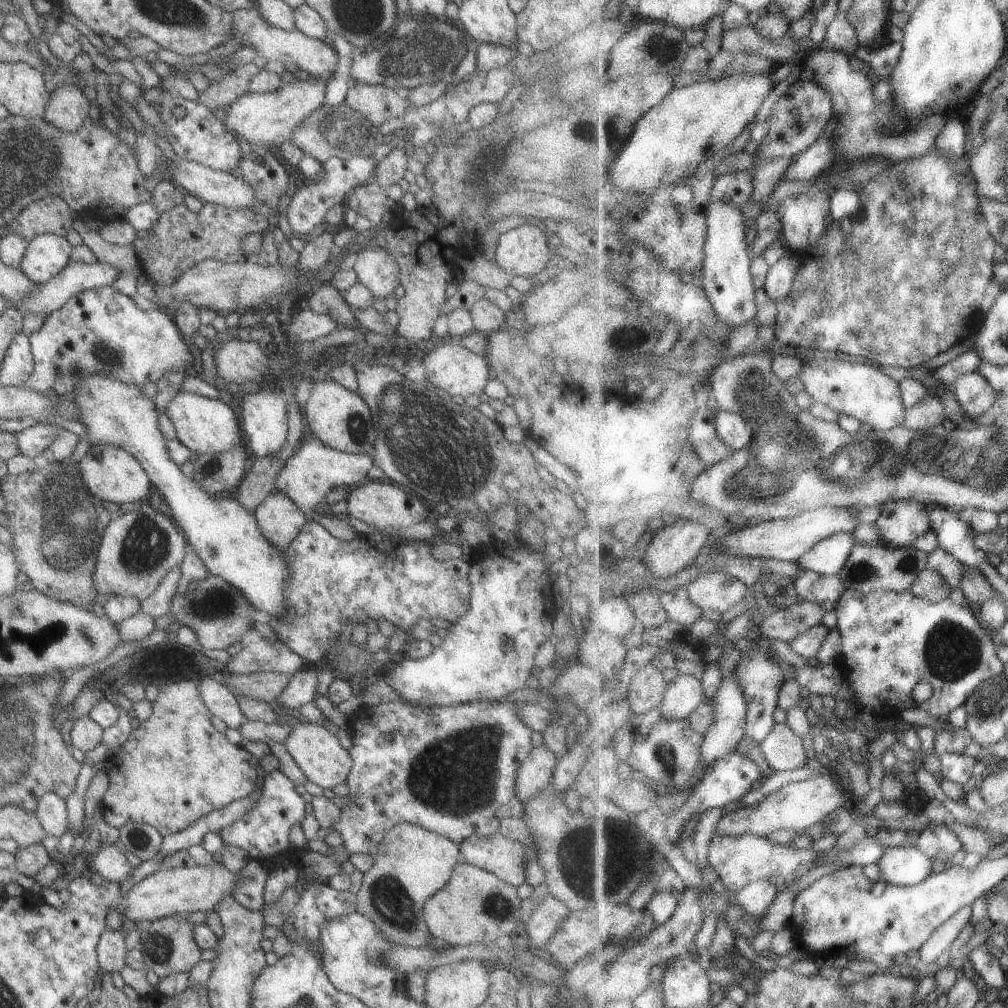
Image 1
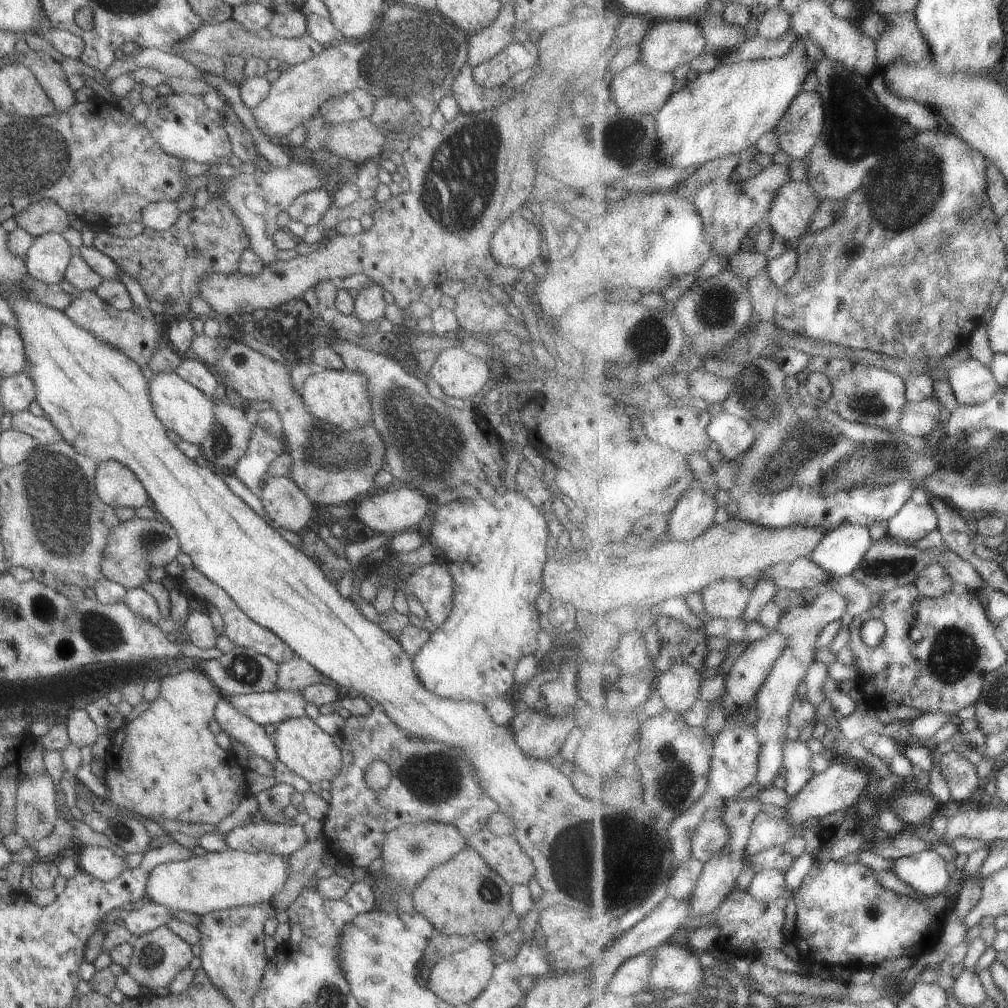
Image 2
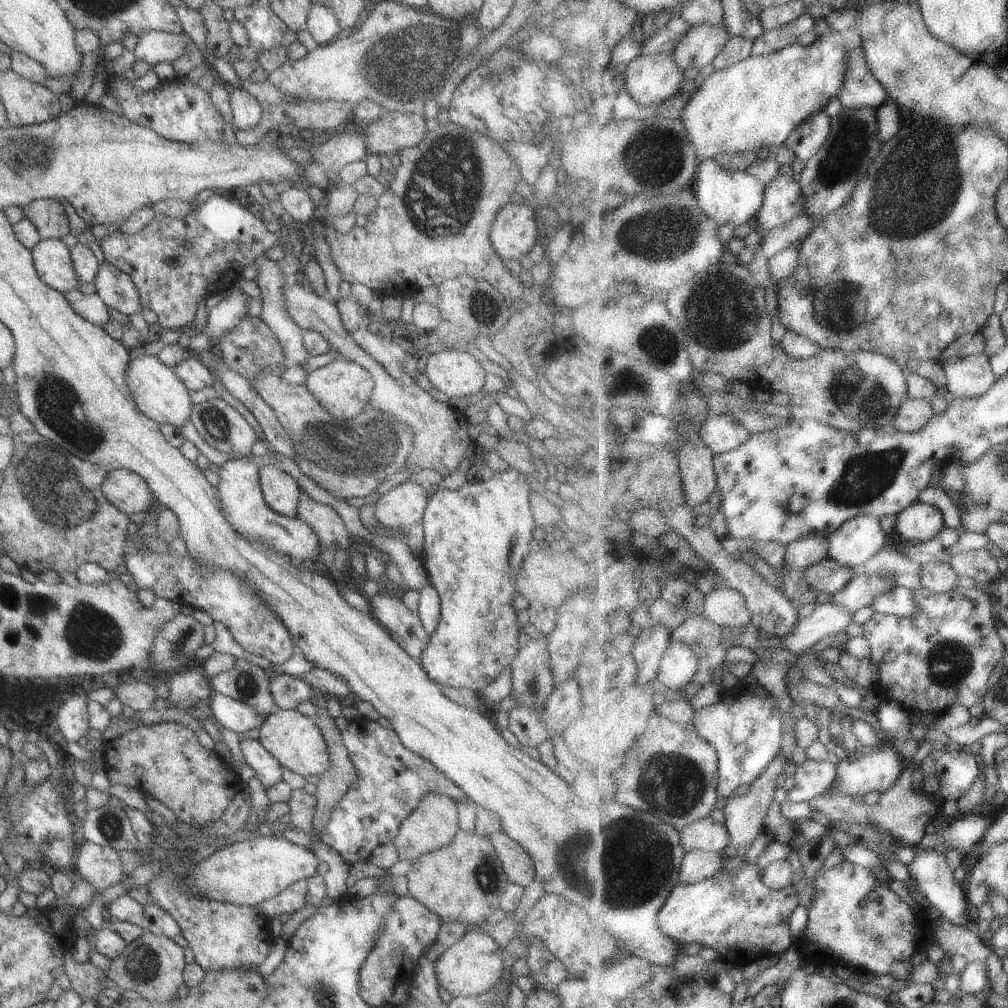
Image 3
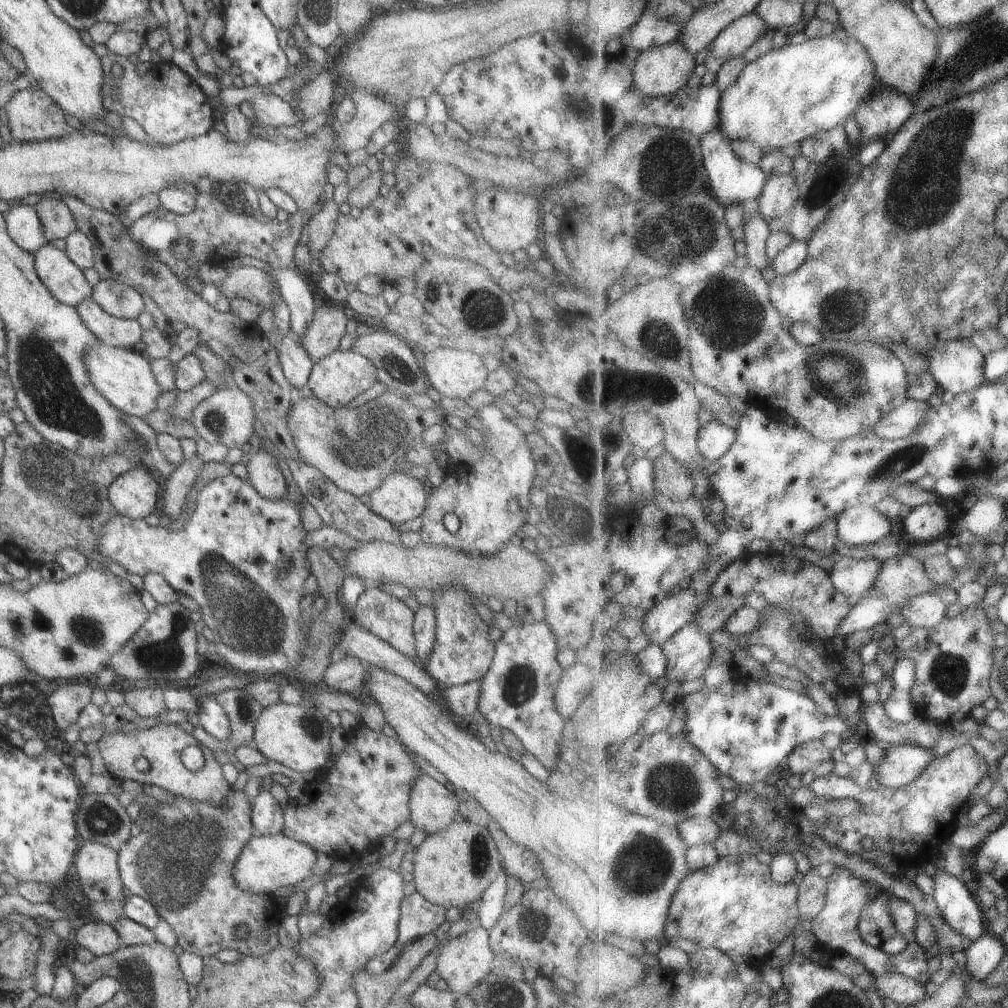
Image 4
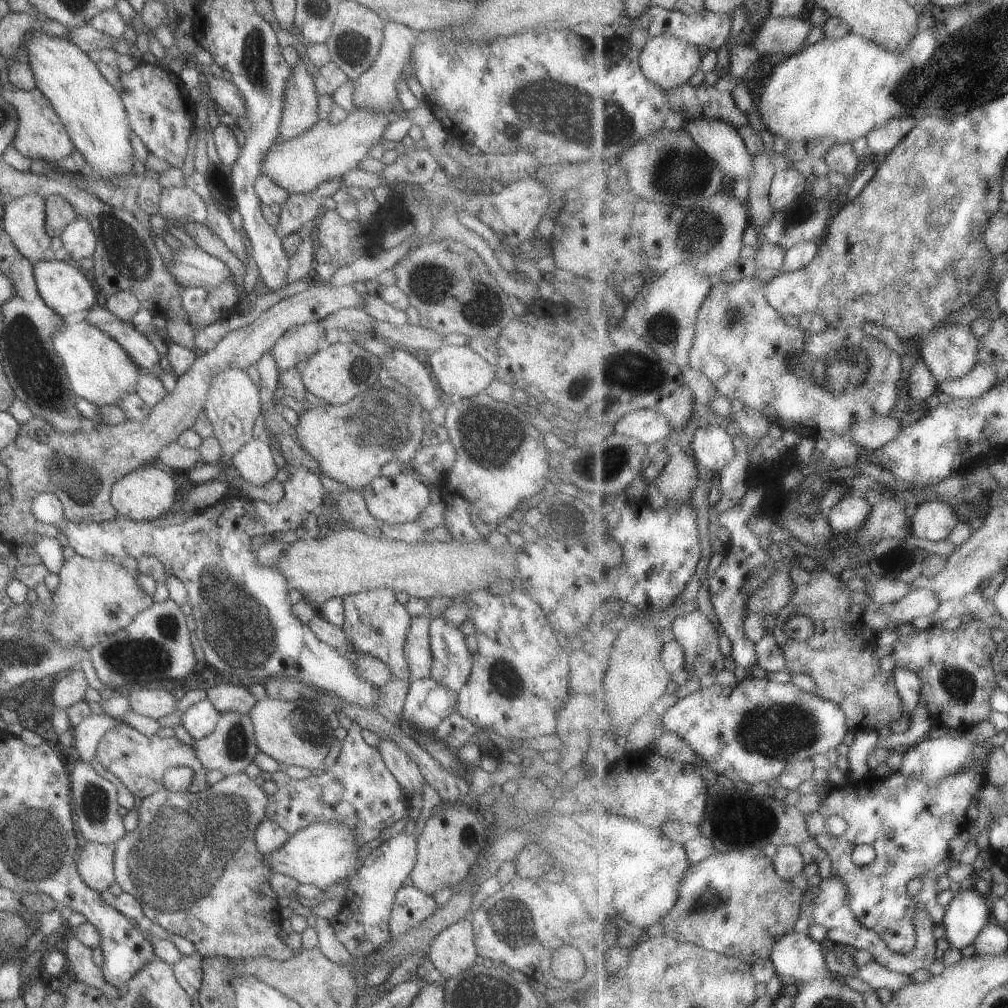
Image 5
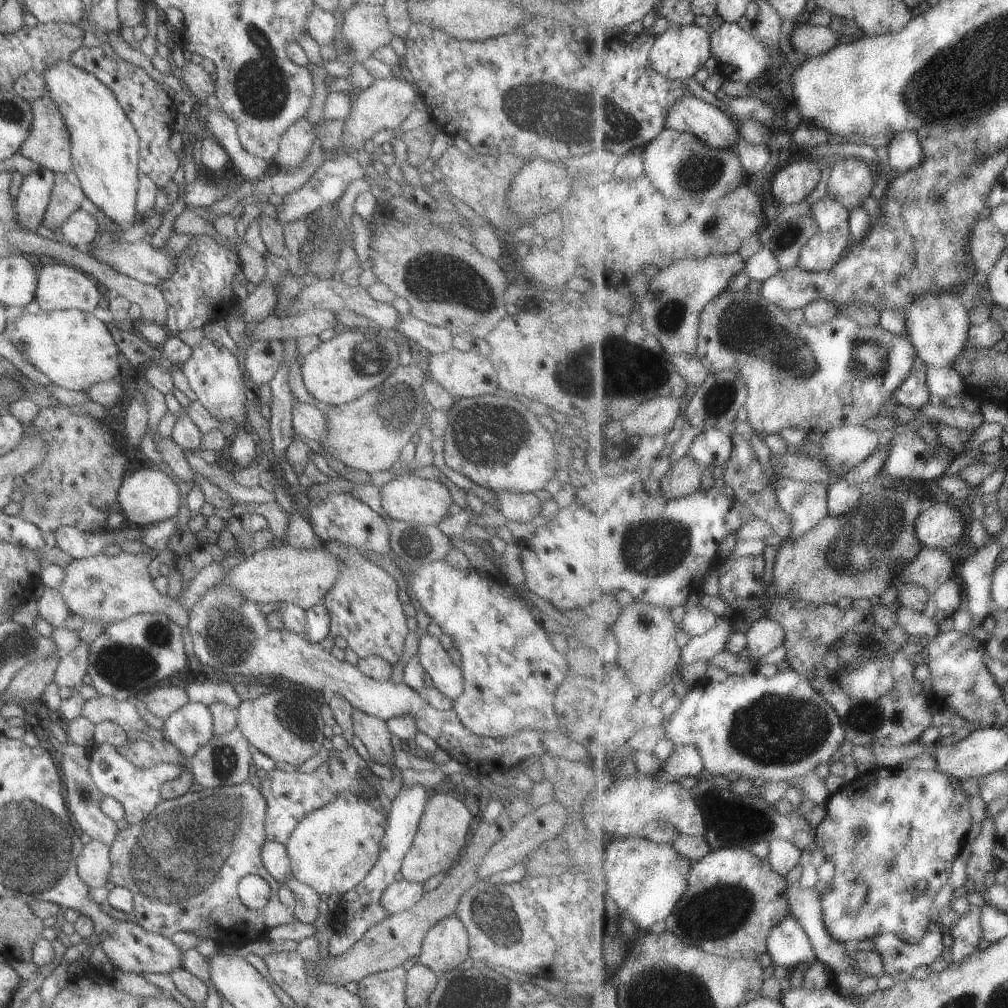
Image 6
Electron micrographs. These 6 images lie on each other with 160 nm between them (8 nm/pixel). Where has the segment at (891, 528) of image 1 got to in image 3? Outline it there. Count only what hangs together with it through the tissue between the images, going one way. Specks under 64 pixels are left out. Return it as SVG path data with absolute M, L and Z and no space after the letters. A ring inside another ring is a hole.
M919 500L898 514L895 537L909 543L935 539L945 529L943 512Z

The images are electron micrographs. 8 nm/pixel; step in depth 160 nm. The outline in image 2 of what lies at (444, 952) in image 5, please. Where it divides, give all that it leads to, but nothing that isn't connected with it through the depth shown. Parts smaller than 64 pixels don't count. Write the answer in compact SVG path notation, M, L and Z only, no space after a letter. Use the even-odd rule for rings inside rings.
M485 937L478 938L463 950L446 954L431 967L426 988L439 1000L452 1007L469 1004L483 992L487 983L491 981L494 967L491 962L492 954L490 942Z

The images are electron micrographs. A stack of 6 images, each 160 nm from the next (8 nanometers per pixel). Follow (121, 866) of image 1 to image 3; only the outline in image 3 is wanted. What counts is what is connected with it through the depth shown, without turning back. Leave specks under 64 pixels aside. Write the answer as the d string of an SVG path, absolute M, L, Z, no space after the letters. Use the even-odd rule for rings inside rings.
M89 841L75 848L71 863L81 879L97 887L99 891L119 883L123 870L118 851Z

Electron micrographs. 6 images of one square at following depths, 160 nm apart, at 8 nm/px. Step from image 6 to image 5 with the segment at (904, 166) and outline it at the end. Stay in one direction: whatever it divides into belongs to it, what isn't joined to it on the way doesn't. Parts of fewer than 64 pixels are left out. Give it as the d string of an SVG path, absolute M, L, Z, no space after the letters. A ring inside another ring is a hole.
M900 116L874 128L867 136L867 145L875 154L889 154L917 124L913 116Z

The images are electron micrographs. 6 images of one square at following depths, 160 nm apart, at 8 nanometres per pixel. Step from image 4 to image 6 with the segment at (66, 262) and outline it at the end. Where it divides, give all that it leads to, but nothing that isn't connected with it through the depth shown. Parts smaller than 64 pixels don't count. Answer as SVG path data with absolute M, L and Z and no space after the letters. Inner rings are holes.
M57 263L36 271L34 300L41 310L73 309L92 312L99 304L96 281L73 266Z

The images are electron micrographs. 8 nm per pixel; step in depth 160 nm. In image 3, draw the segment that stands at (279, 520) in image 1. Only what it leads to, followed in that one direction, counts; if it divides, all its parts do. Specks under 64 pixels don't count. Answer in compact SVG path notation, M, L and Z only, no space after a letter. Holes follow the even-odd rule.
M264 459L258 462L258 479L265 504L277 514L295 517L300 495L295 480Z

